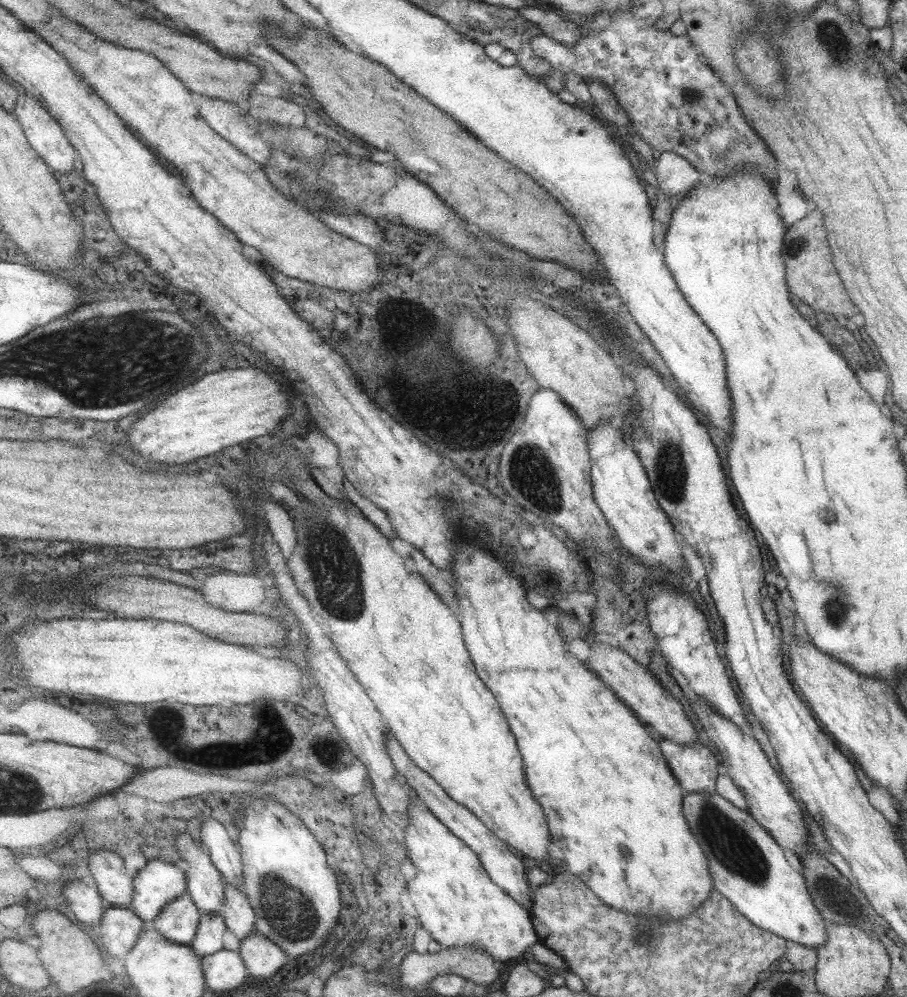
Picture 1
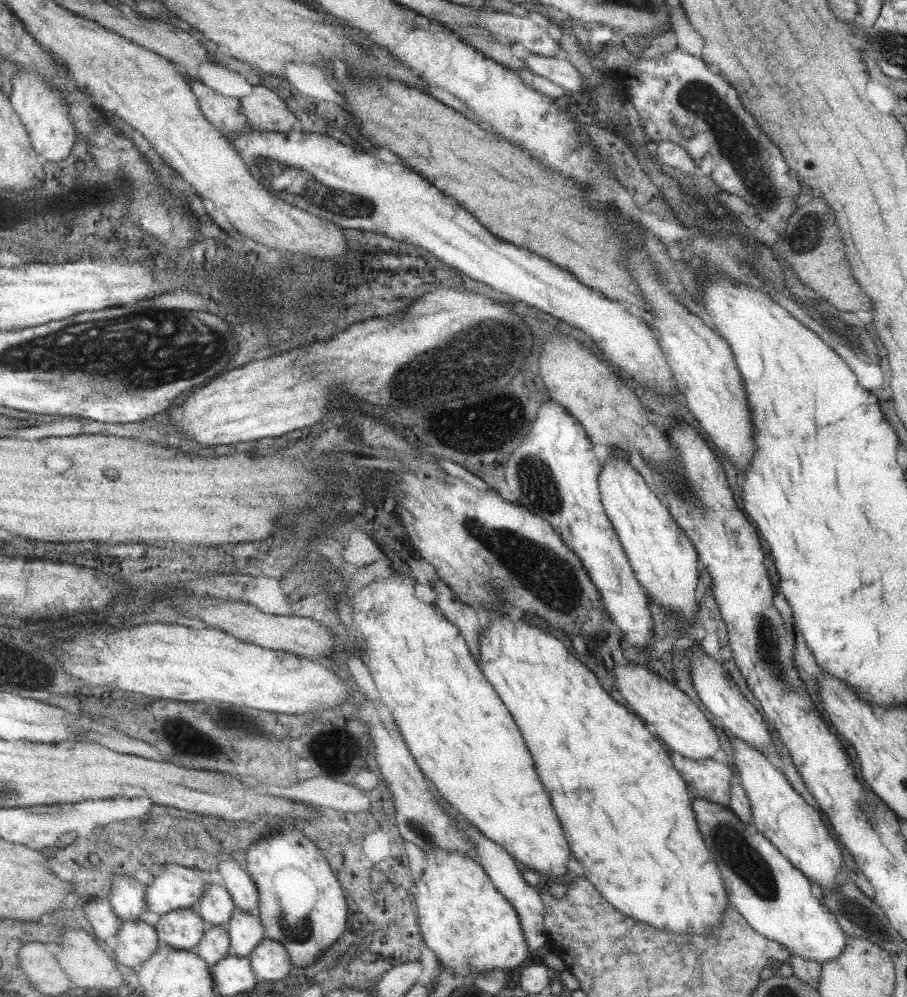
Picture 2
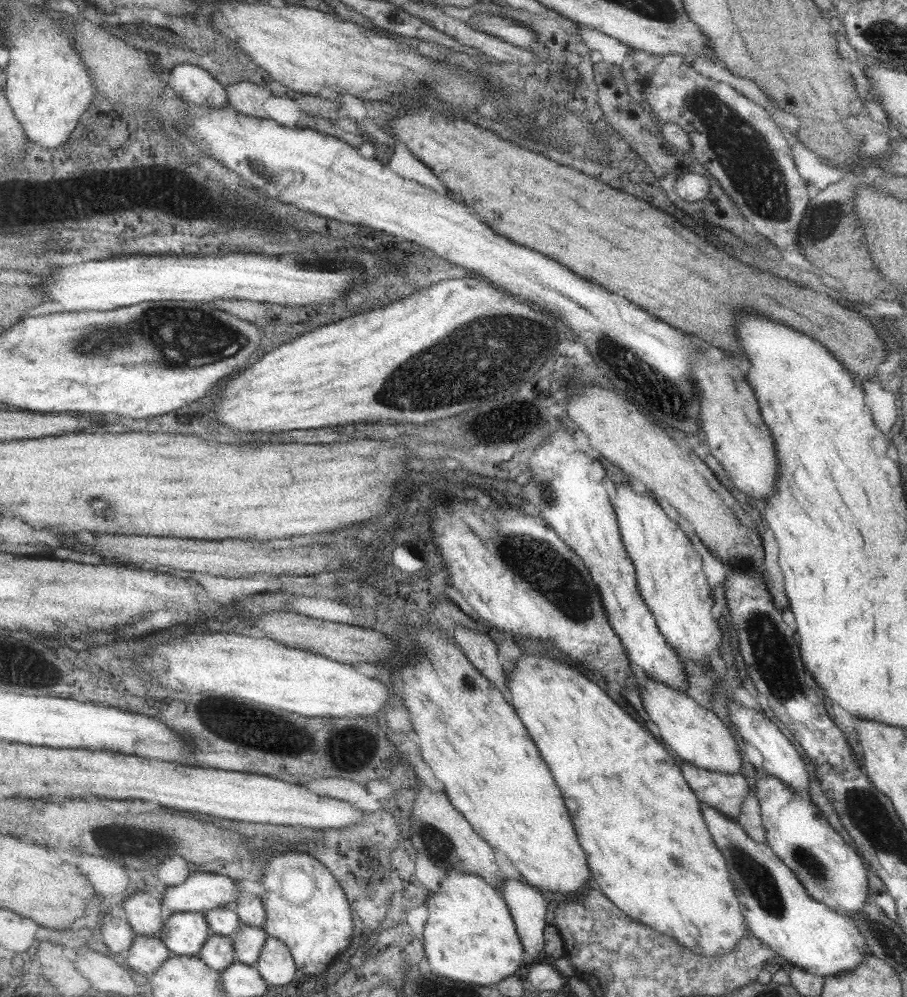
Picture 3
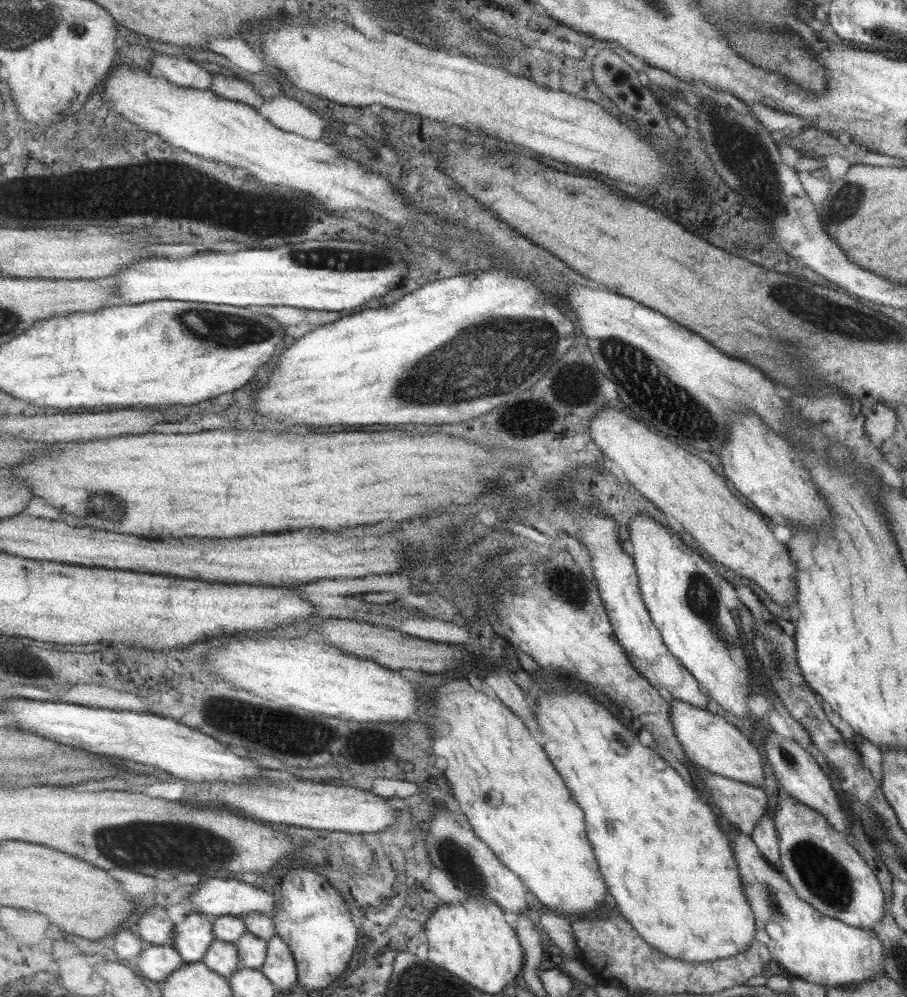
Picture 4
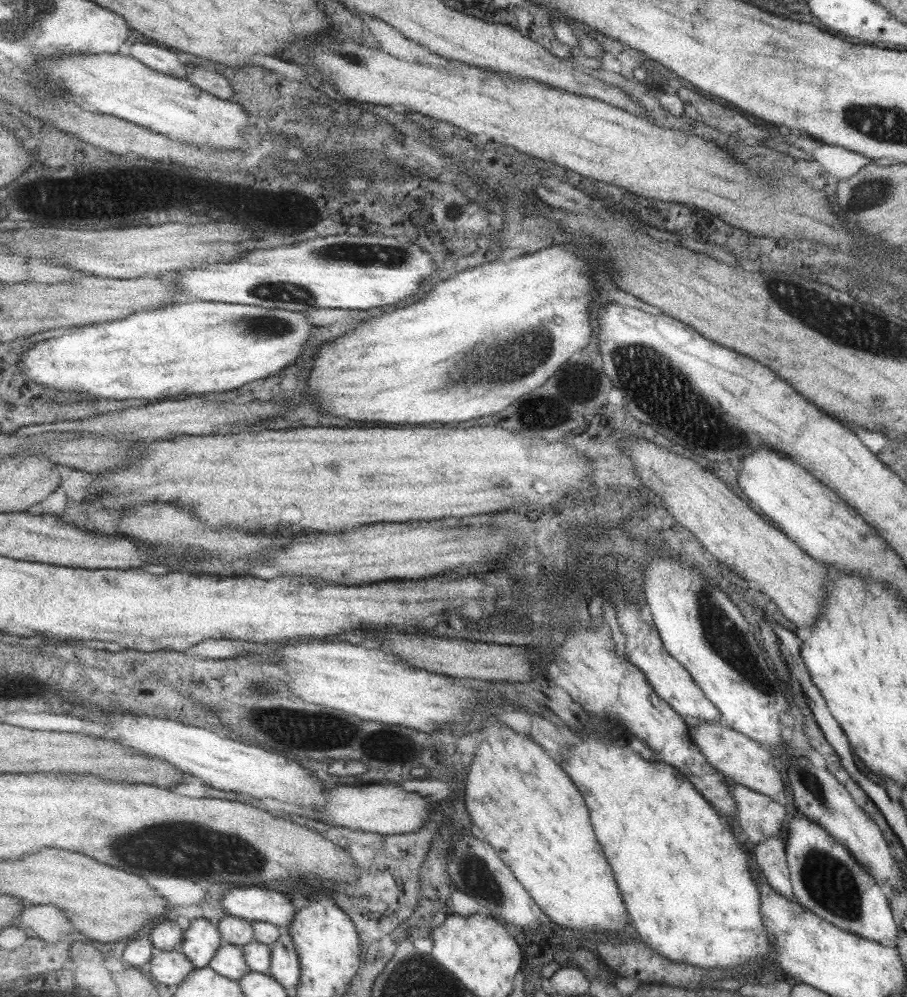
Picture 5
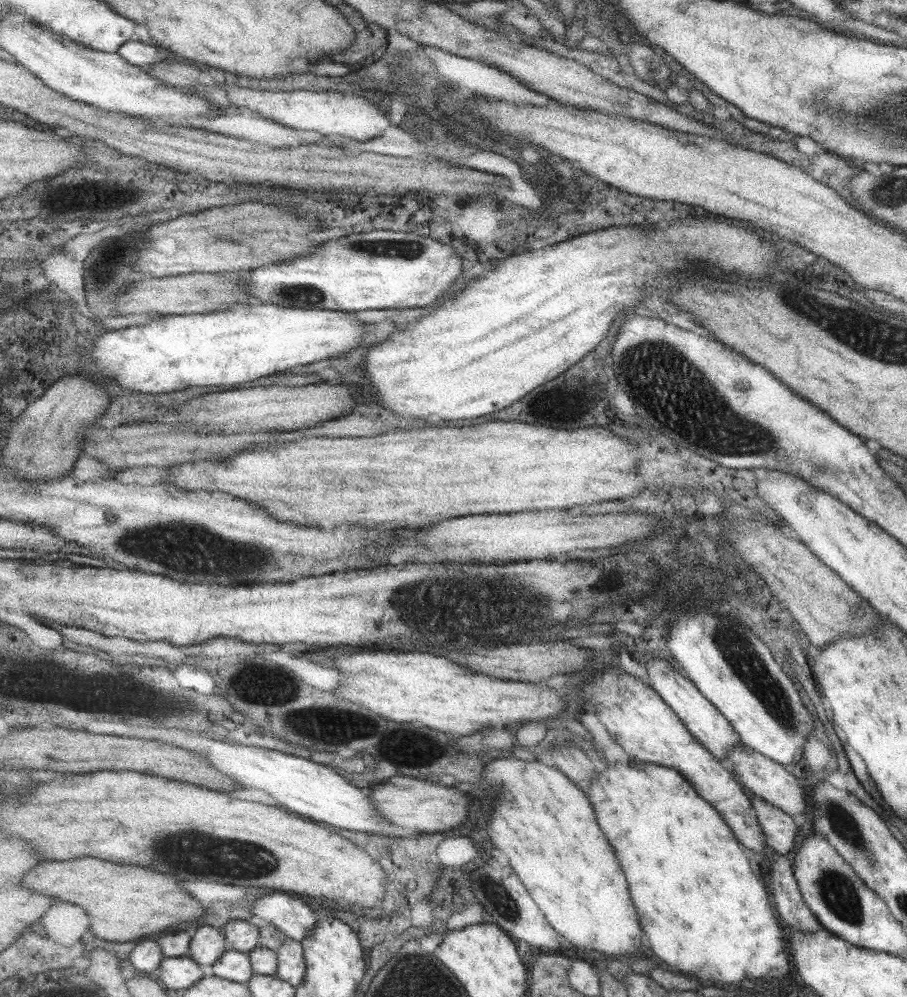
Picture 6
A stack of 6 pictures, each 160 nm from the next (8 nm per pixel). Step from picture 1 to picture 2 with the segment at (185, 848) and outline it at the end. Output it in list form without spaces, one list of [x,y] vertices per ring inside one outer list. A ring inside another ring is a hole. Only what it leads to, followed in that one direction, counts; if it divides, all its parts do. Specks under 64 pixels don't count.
[[[210,883],[210,887],[197,907],[209,925],[227,926],[237,906],[232,893],[226,886],[220,887],[215,883]]]

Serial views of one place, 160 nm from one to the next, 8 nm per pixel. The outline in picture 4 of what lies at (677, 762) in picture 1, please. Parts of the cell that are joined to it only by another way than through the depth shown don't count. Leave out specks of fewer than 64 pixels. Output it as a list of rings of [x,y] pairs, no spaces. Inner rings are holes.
[[[711,773],[704,778],[702,794],[730,826],[751,837],[753,828],[767,815],[767,794],[763,788]]]

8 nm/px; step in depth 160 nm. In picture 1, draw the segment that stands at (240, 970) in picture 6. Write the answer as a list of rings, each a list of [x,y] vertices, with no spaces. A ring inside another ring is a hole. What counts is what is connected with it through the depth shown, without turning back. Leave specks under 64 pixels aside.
[[[218,914],[203,915],[196,939],[192,942],[195,952],[202,957],[215,954],[223,950],[223,938],[228,930],[225,917]]]

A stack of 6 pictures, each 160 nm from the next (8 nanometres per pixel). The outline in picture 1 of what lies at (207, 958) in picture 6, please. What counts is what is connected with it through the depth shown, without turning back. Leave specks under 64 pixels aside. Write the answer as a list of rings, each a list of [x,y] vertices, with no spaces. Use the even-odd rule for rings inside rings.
[[[187,892],[164,908],[154,920],[154,927],[177,944],[191,945],[196,939],[202,917],[196,901]]]

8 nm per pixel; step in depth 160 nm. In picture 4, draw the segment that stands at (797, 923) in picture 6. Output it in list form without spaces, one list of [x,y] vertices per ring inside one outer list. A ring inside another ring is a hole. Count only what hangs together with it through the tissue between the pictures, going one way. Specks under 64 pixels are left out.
[[[767,815],[762,816],[761,820],[753,828],[750,839],[759,849],[762,857],[773,867],[777,872],[781,872],[780,852],[778,845],[778,834],[774,827],[774,822]]]

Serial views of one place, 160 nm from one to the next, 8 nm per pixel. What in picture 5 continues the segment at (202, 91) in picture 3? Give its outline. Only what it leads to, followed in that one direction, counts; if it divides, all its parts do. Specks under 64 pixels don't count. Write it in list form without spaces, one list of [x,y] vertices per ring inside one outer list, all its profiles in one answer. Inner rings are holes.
[[[135,42],[130,47],[130,55],[149,68],[157,69],[157,72],[169,76],[187,78],[189,68],[186,68],[183,60],[177,58],[177,54],[181,53],[161,44],[153,46],[152,43]]]

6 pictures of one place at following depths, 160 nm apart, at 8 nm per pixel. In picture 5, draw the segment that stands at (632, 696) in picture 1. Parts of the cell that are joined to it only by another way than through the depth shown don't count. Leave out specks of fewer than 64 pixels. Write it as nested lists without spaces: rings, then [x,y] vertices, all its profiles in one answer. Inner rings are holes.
[[[698,722],[691,725],[692,741],[698,746],[707,762],[714,766],[723,776],[731,778],[733,782],[745,786],[753,792],[759,792],[769,798],[783,794],[783,780],[779,770],[775,768],[775,754],[740,732],[725,728],[718,722]]]

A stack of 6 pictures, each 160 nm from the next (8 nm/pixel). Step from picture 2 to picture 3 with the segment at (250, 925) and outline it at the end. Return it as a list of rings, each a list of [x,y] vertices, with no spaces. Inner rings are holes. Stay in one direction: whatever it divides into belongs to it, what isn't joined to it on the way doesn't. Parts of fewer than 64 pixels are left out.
[[[242,922],[234,937],[236,960],[243,964],[256,965],[269,937],[264,928],[249,926]]]

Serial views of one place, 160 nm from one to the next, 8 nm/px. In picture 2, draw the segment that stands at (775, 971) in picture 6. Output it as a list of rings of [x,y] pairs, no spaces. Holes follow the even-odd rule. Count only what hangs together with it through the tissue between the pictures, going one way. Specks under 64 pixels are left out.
[[[503,610],[490,612],[490,622],[488,626],[482,627],[479,637],[479,660],[478,665],[483,671],[485,680],[492,684],[497,696],[503,700],[507,710],[511,712],[515,724],[521,730],[521,736],[525,738],[525,744],[533,756],[535,772],[539,774],[541,782],[545,784],[545,790],[551,796],[551,804],[557,812],[561,828],[565,828],[565,838],[572,856],[585,868],[585,878],[595,887],[595,890],[607,901],[615,910],[627,914],[633,920],[645,922],[653,928],[659,930],[669,930],[675,934],[697,934],[697,936],[707,936],[712,932],[711,928],[716,926],[722,918],[722,912],[728,904],[727,892],[723,888],[723,880],[719,876],[717,864],[714,863],[713,856],[703,844],[702,834],[697,830],[695,815],[691,806],[692,800],[687,792],[685,780],[681,778],[680,772],[675,770],[672,765],[669,750],[661,746],[660,740],[653,733],[652,729],[647,728],[633,711],[627,710],[623,705],[613,700],[609,694],[603,690],[597,677],[584,664],[584,661],[573,654],[567,646],[567,641],[559,634],[556,638],[553,634],[545,633],[535,625],[529,625],[521,619],[515,622],[509,621]]]

